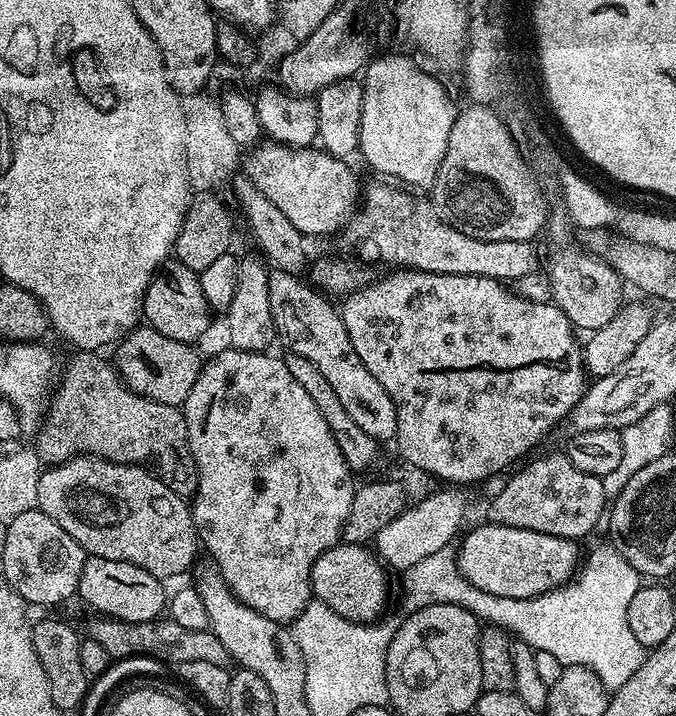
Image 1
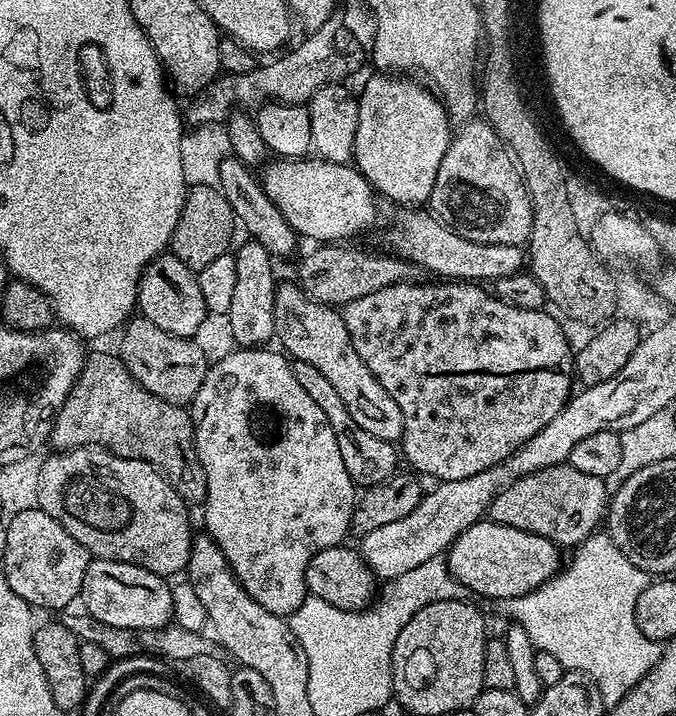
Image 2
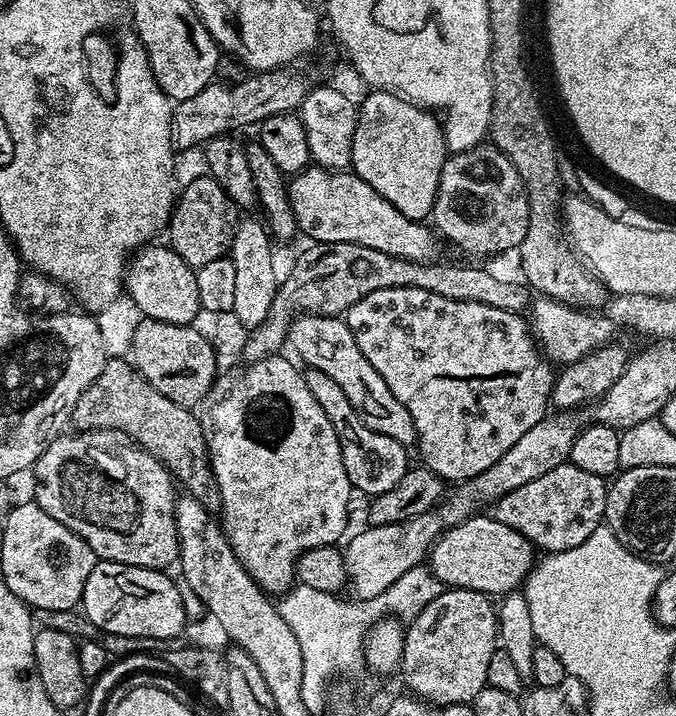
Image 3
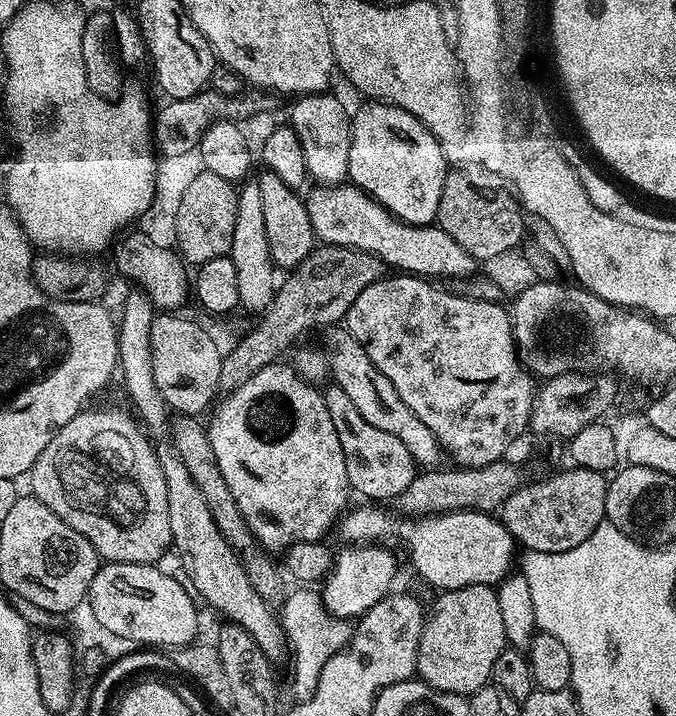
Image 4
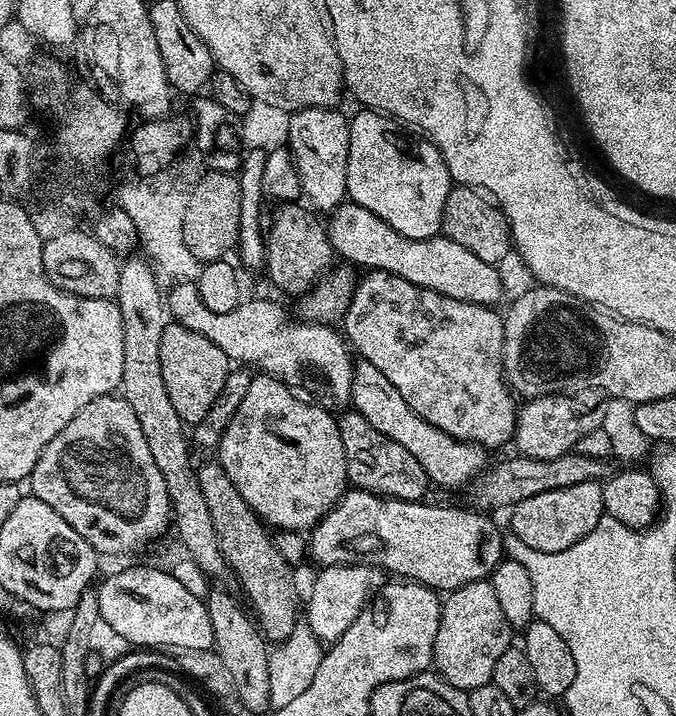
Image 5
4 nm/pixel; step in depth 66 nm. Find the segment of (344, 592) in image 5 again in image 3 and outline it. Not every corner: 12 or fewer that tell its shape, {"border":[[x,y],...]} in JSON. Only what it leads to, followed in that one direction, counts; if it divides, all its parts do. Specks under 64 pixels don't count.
{"border":[[584,410],[549,415],[435,508],[365,527],[342,553],[369,600],[446,528],[569,463]]}

